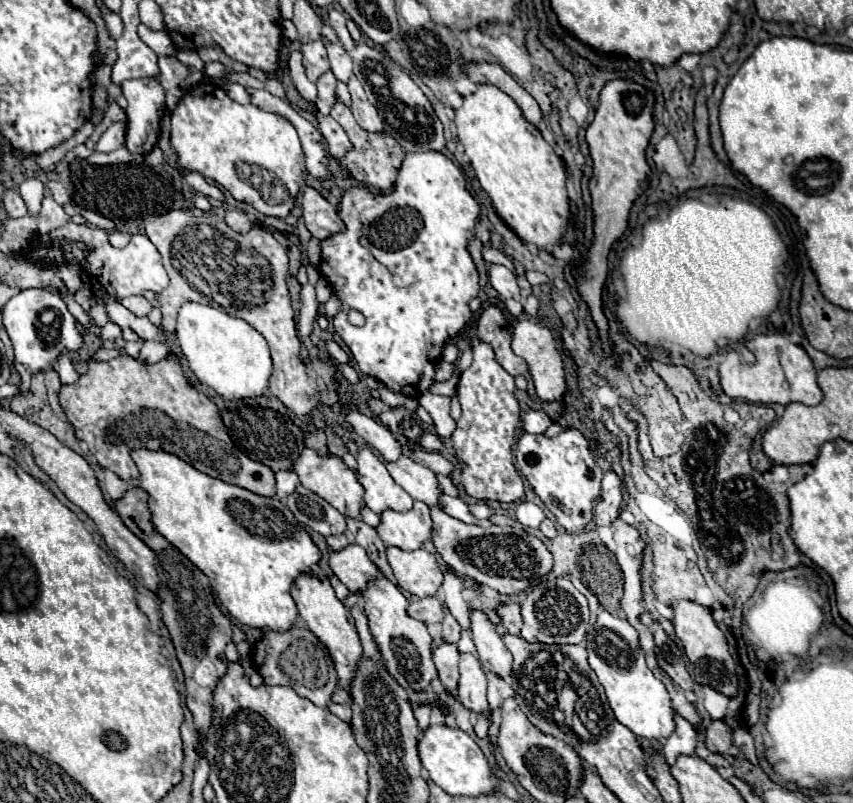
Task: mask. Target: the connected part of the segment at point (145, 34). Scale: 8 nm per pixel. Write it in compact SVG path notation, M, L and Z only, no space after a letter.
M140 23L138 25L138 37L140 37L150 49L154 49L158 55L174 55L174 53L176 53L176 47L174 47L174 43L170 41L170 37L168 37L166 31L152 31L152 29L148 29L146 25Z

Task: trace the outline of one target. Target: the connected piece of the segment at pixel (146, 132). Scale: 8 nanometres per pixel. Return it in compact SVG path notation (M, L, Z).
M130 79L122 83L122 93L128 99L126 147L132 153L148 155L158 143L164 89L158 79Z

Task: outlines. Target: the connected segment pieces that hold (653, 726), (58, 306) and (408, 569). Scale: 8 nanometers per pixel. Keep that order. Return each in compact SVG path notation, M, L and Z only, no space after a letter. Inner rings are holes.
M602 609L598 613L596 625L588 631L586 647L588 647L590 667L596 671L598 681L604 685L608 703L616 719L638 737L644 739L670 737L676 727L670 693L666 691L664 683L656 679L654 673L648 669L644 661L644 653L638 645L636 629L628 621Z
M22 289L2 309L2 321L6 333L14 345L16 361L28 365L32 373L52 365L64 349L78 351L82 347L82 335L76 329L76 319L68 311L60 295L44 289Z
M388 547L388 563L400 589L416 597L430 597L438 593L442 585L442 569L436 557L426 549L402 551L398 547Z

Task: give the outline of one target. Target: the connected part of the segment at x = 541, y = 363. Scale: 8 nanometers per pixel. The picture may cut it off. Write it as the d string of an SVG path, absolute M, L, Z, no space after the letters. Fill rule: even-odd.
M518 319L512 327L514 327L512 349L516 355L524 357L526 363L530 365L530 375L534 379L538 397L542 401L562 401L562 397L566 393L566 373L564 373L564 365L562 365L562 355L558 351L558 341L554 339L552 331L530 319Z

